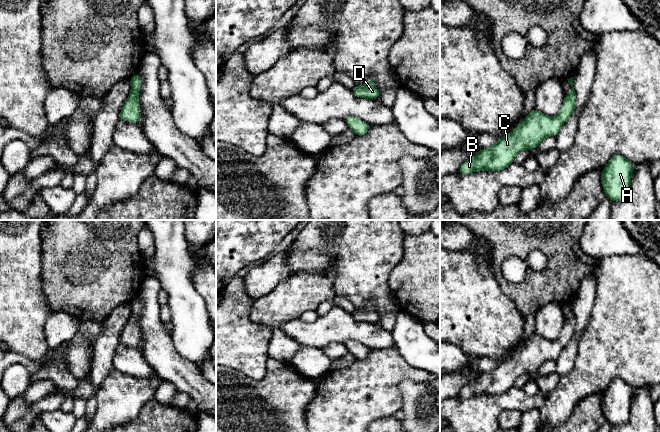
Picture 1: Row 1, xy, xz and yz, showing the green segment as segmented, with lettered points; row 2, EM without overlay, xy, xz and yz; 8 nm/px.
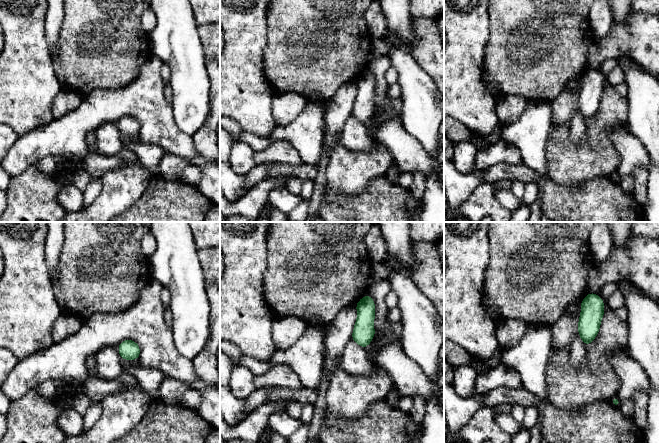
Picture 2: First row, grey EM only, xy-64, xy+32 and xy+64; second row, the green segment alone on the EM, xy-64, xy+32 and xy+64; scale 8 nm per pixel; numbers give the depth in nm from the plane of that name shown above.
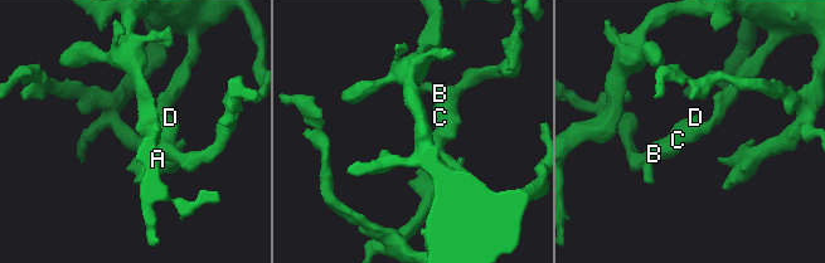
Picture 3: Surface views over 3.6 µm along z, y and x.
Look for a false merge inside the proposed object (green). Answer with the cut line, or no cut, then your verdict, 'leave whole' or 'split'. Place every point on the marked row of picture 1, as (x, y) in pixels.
cut none; leave whole

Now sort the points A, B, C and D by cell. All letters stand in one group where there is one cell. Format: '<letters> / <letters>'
A B C D

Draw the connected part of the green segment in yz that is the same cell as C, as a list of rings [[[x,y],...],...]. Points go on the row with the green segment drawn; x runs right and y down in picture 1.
[[[573,77],[567,80],[572,90],[564,97],[562,108],[557,116],[549,117],[534,108],[510,134],[501,137],[490,148],[482,148],[464,162],[458,172],[465,175],[477,171],[503,170],[512,164],[520,151],[524,149],[531,151],[547,136],[556,137],[563,124],[574,112],[576,105]]]

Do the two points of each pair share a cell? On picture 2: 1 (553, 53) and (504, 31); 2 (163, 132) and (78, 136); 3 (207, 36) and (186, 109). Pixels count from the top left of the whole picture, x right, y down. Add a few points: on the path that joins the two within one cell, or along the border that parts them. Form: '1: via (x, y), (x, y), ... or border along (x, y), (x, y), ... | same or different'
1: via (541, 41), (531, 31), (516, 31) | same
2: via (141, 110), (139, 108), (103, 108), (97, 114) | same
3: border along (198, 25), (198, 35), (206, 58) | different

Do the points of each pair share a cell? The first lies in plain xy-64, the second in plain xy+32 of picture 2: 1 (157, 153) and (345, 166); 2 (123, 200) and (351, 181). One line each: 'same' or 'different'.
1: different
2: same

